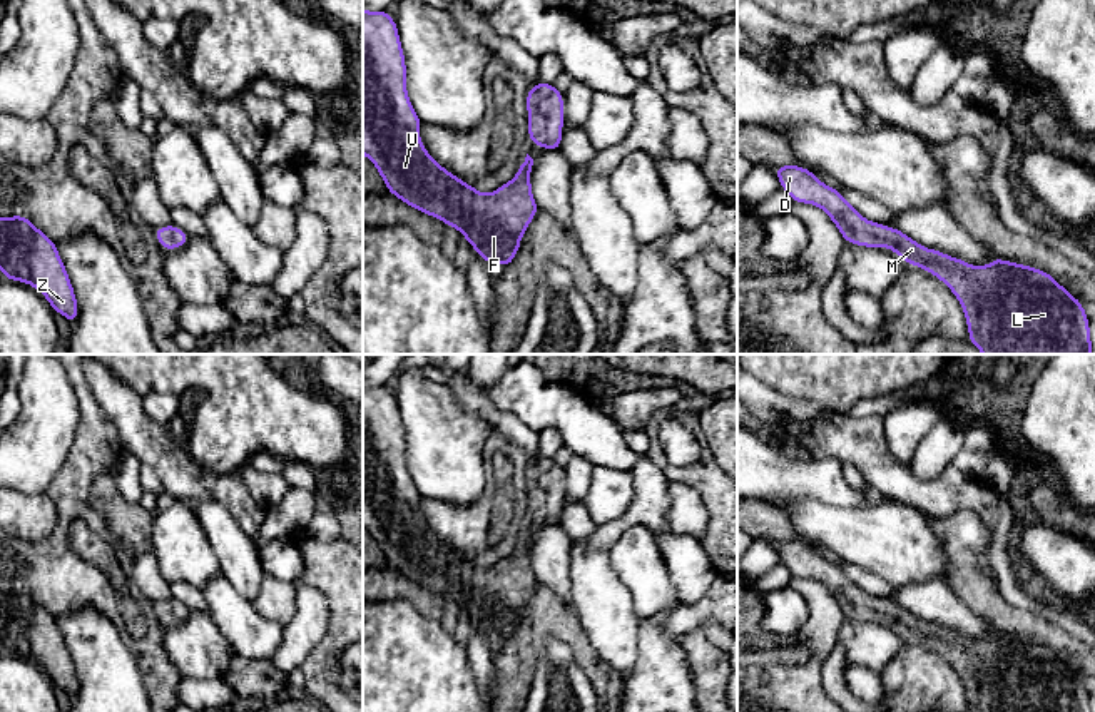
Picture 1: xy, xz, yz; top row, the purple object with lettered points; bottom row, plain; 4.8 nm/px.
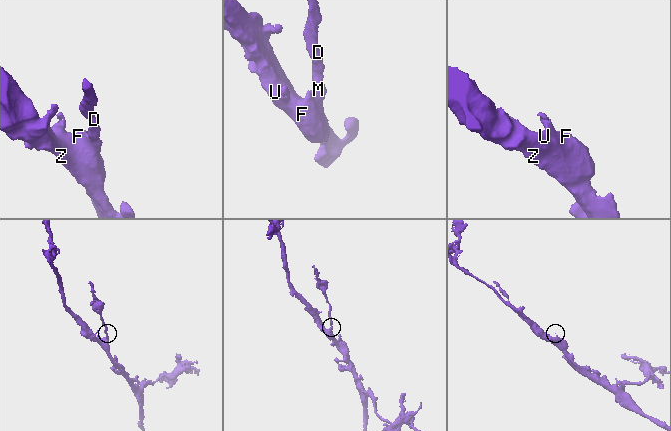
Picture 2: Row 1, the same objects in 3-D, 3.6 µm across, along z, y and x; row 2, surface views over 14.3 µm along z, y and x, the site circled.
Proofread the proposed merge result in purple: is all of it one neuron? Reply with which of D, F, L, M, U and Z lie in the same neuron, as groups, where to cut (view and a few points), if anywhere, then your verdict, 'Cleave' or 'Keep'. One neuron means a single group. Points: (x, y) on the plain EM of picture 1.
Groups: D F L M U Z. No split. Keep

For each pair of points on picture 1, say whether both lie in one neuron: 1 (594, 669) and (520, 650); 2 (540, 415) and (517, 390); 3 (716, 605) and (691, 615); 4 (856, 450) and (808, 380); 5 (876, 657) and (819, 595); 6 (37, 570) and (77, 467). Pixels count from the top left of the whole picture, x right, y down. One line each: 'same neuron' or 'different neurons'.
1: same neuron
2: same neuron
3: same neuron
4: different neurons
5: different neurons
6: same neuron

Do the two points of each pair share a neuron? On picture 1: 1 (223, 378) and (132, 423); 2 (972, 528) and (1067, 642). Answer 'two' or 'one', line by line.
1: two
2: one

